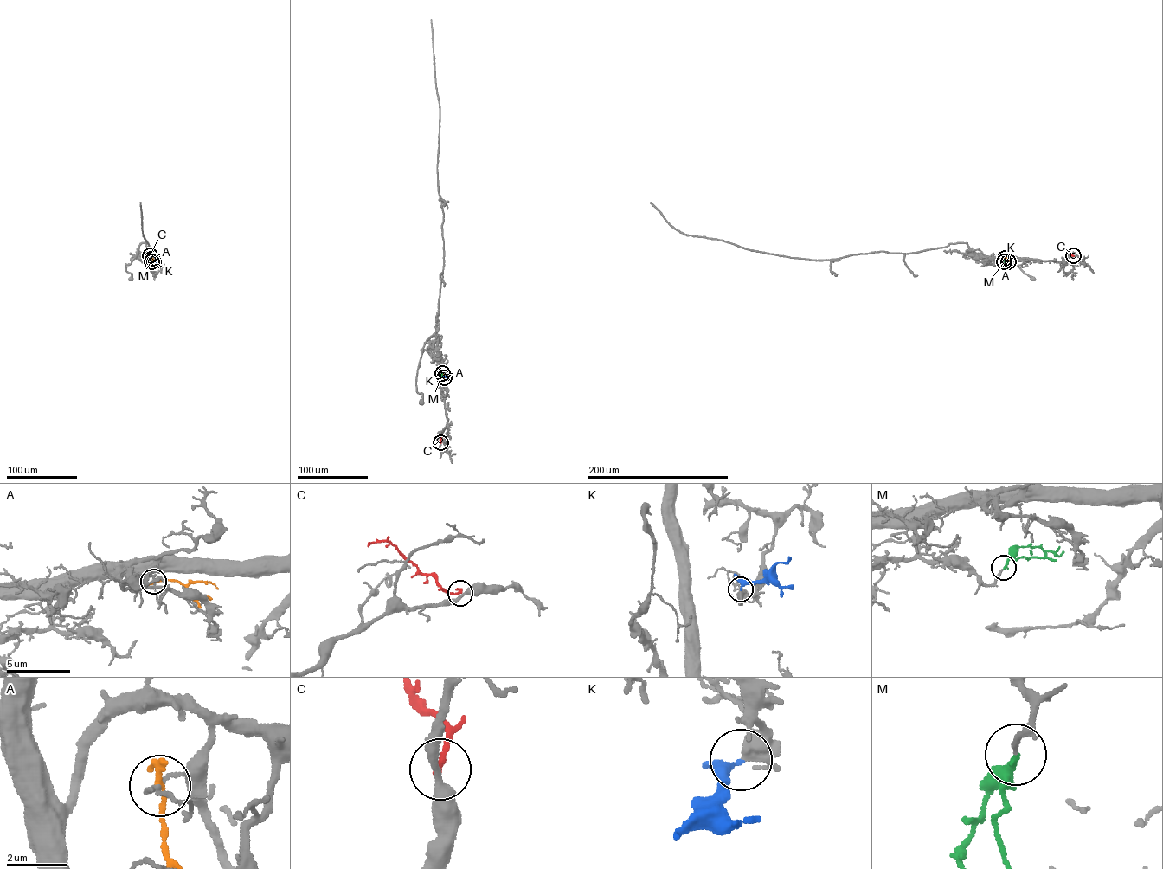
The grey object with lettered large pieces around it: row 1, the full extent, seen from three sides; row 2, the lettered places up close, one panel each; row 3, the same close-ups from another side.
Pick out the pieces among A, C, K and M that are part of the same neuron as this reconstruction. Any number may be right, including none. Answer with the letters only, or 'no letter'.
M

